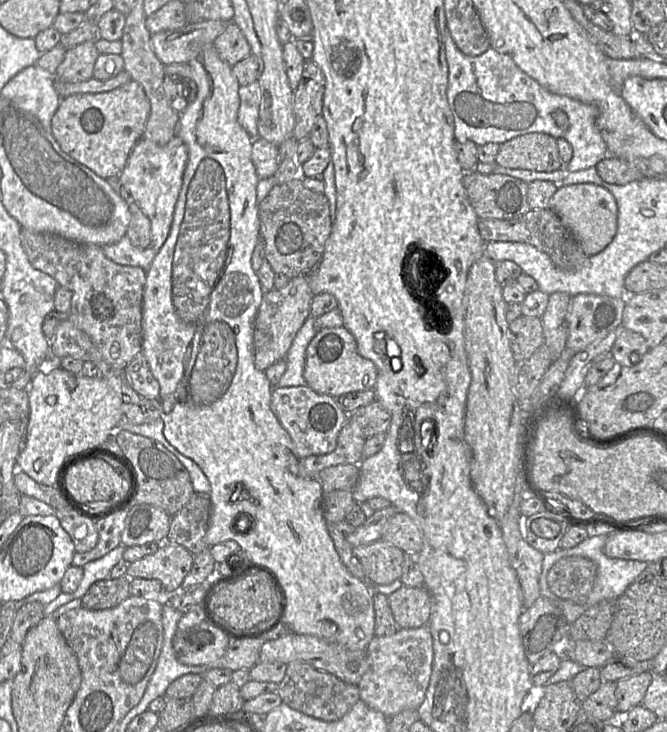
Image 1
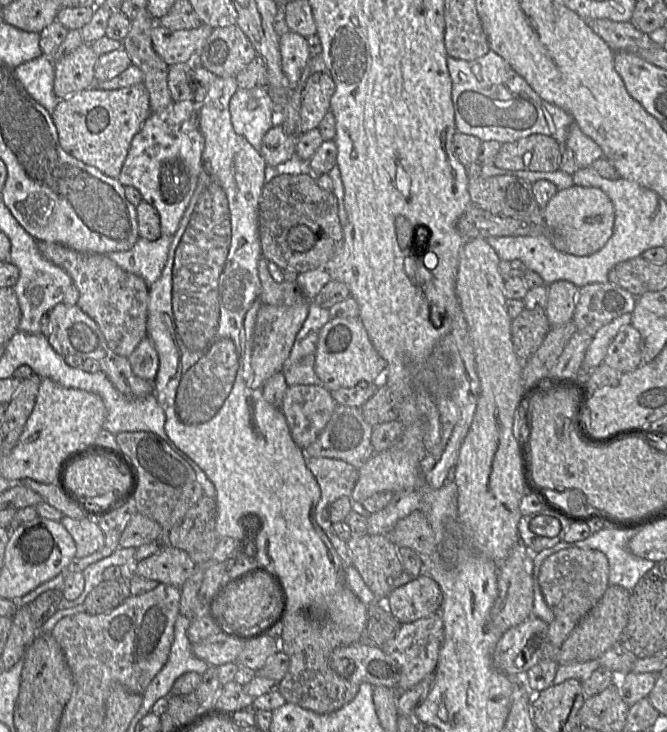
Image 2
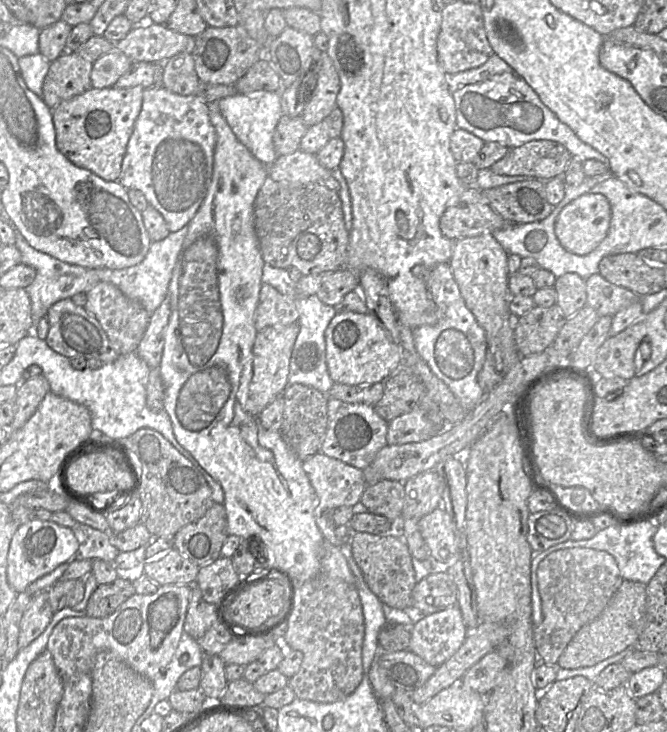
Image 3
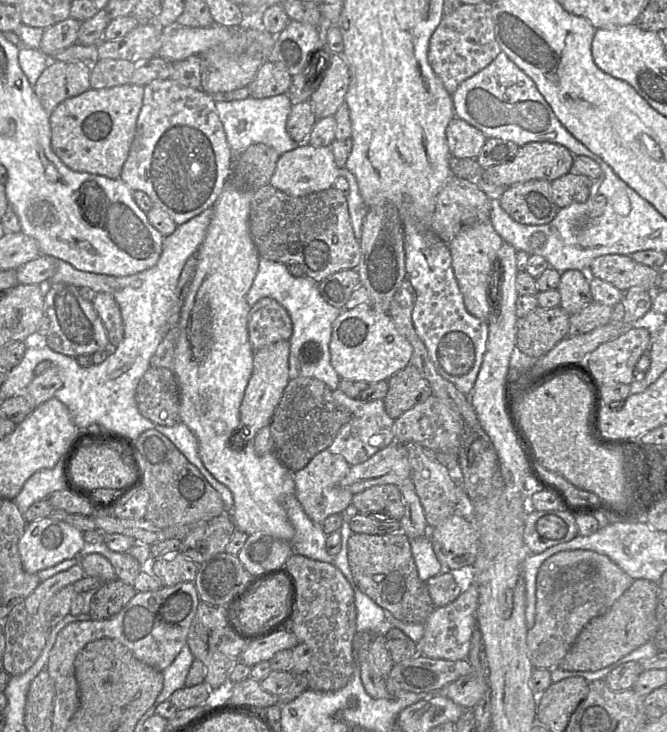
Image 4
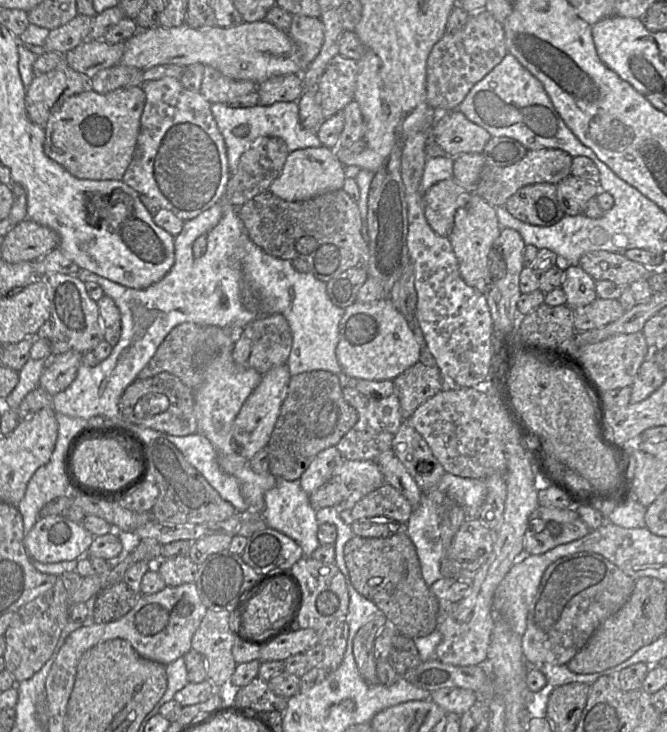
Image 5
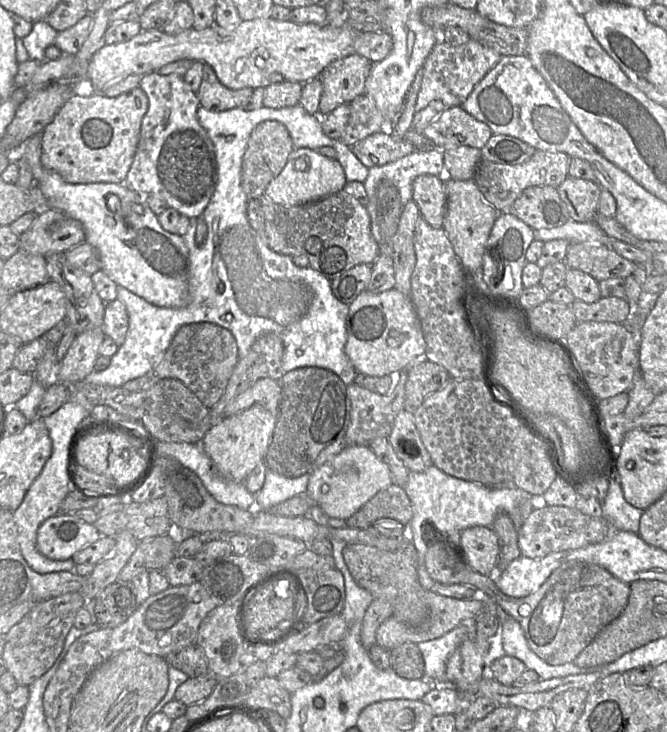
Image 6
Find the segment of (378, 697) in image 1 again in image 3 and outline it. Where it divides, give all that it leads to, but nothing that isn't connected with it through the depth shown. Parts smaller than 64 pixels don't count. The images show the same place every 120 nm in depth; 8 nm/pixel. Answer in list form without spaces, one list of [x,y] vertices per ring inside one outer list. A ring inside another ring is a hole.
[[[458,605],[423,616],[411,627],[408,651],[438,667],[461,647],[467,628]]]

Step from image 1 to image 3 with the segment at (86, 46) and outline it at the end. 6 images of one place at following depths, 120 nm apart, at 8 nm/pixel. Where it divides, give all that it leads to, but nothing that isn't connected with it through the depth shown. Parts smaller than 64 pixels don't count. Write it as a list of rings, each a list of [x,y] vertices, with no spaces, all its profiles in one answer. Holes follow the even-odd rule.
[[[64,52],[60,57],[51,62],[43,83],[42,99],[46,105],[54,109],[61,102],[80,95],[90,89],[92,87],[92,67],[93,62],[77,52]]]

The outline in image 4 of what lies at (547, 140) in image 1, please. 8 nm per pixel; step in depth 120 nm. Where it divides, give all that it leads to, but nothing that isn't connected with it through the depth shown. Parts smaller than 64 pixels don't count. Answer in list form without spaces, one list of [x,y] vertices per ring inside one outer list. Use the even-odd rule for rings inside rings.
[[[531,142],[520,146],[516,155],[508,162],[491,166],[482,171],[486,183],[510,187],[529,180],[553,181],[571,171],[574,155],[564,146],[550,142]]]

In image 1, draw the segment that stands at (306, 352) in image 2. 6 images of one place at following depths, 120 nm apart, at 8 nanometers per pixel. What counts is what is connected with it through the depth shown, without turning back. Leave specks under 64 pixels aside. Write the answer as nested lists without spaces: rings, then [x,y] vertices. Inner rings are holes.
[[[311,316],[308,317],[296,334],[285,357],[287,365],[285,373],[274,387],[299,387],[307,385],[303,377],[303,371],[307,347],[317,333],[314,325],[315,319]]]

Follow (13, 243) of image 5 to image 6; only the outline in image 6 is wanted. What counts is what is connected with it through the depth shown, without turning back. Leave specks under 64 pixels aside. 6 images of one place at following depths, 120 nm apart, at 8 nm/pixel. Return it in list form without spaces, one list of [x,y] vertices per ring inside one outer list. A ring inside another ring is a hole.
[[[51,208],[37,213],[31,227],[19,236],[20,250],[45,257],[51,253],[65,253],[85,241],[85,231],[79,221]]]

